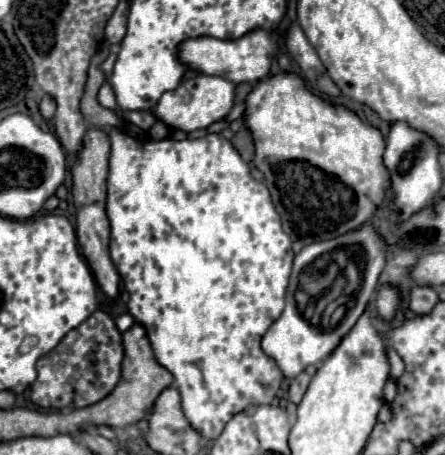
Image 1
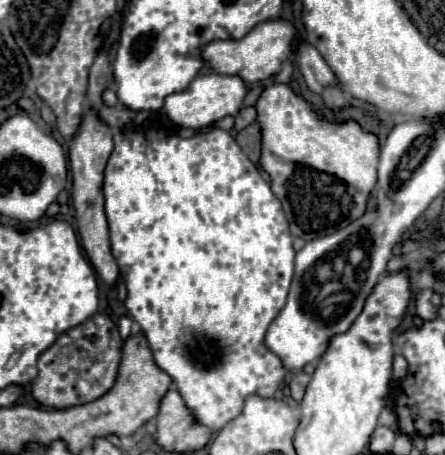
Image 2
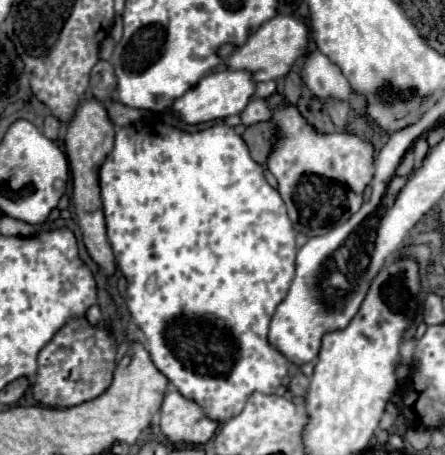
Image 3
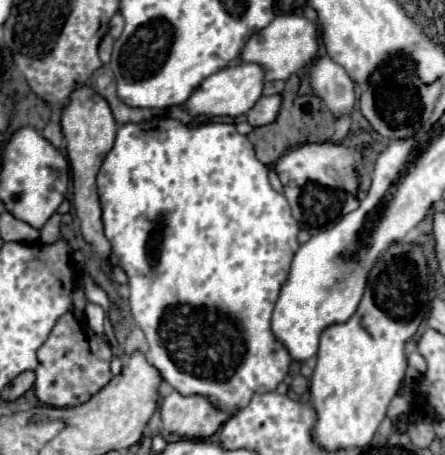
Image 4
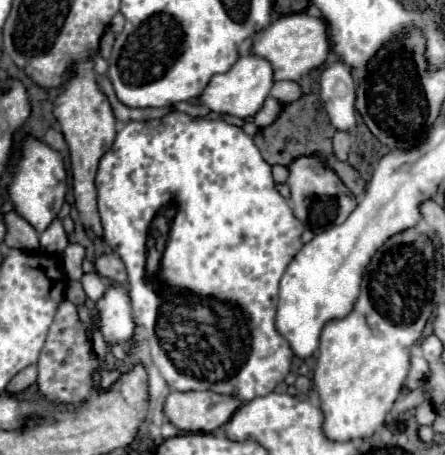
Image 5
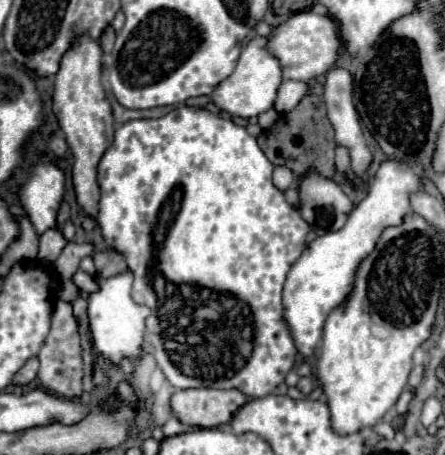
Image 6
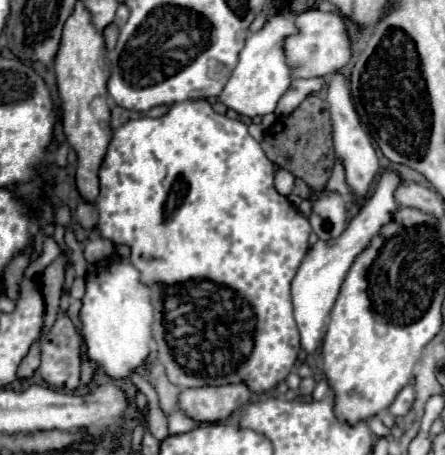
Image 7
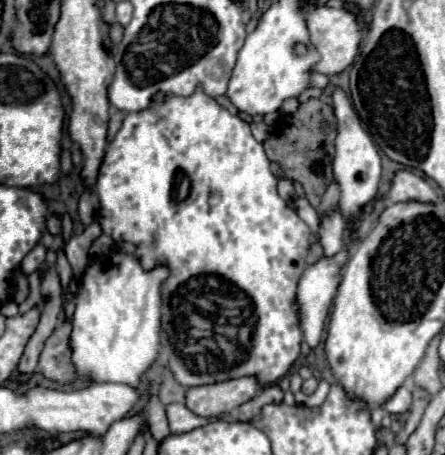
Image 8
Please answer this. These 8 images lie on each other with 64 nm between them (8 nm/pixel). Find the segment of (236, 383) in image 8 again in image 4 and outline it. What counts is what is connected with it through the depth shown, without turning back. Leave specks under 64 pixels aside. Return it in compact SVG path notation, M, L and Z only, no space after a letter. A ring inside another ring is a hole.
M176 390L162 400L160 412L164 428L182 438L208 438L230 418L206 396L182 396Z

